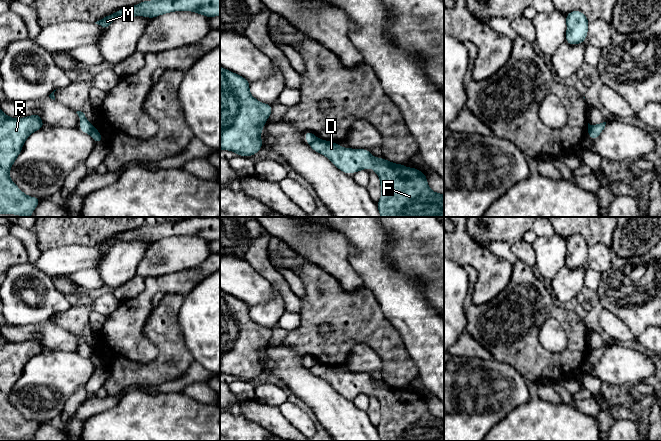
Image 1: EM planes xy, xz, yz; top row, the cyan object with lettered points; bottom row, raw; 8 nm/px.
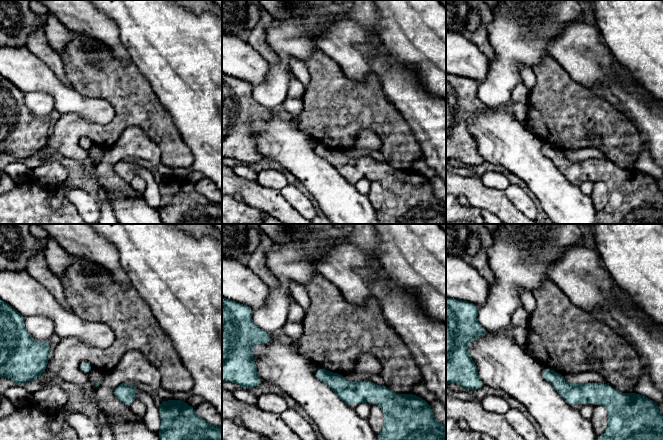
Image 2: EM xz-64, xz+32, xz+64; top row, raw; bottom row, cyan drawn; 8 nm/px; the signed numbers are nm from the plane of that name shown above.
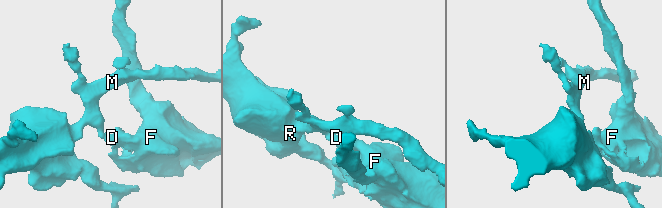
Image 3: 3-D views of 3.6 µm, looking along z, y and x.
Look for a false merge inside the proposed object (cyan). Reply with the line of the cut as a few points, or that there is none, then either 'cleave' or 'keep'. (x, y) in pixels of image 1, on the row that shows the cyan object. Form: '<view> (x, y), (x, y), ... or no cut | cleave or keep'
xy (93, 126), (89, 133) | cleave

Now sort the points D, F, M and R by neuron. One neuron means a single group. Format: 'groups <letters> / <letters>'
groups D F / M R

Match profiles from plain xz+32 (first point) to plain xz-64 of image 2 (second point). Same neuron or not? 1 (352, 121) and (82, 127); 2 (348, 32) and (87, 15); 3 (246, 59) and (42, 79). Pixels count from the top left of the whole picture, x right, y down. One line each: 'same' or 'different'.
1: same
2: same
3: same

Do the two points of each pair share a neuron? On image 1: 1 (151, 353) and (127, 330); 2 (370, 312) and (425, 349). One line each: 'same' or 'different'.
1: same
2: different

